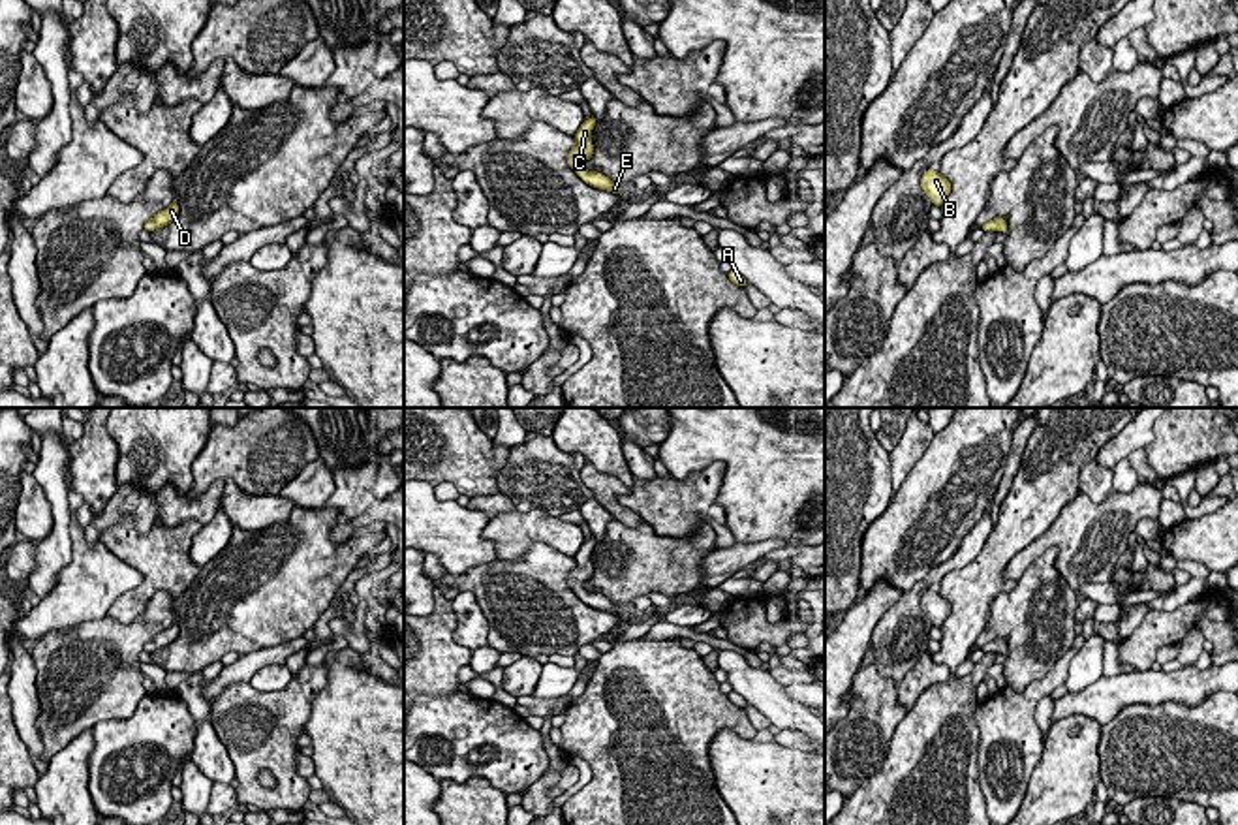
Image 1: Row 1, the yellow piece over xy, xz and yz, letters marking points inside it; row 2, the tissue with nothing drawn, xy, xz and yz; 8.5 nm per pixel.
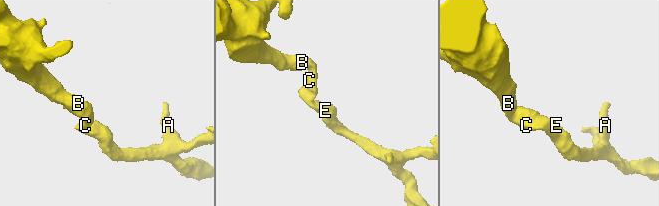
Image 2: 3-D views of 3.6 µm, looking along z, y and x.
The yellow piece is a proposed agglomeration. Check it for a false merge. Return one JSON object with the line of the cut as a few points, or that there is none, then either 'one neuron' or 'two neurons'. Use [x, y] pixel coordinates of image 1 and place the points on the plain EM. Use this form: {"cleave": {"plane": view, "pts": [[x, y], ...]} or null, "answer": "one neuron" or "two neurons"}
{"cleave": null, "answer": "one neuron"}

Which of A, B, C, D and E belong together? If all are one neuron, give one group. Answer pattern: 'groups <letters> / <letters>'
groups A B C D E

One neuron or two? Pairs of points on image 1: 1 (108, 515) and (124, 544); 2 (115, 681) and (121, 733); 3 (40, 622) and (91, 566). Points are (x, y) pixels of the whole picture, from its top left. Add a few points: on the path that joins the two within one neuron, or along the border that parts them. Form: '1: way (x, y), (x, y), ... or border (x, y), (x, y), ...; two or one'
1: border (154, 519), (145, 532), (130, 517), (100, 532); two
2: border (147, 694), (130, 716), (100, 720), (92, 728); two
3: way (55, 609), (83, 581); one

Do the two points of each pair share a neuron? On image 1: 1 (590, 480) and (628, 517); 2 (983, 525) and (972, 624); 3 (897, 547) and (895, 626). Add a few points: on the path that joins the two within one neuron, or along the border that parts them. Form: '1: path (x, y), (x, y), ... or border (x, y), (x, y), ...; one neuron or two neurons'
1: path (600, 489), (618, 510); one neuron
2: border (994, 527), (981, 551), (943, 577); two neurons
3: border (938, 564), (904, 592); two neurons

